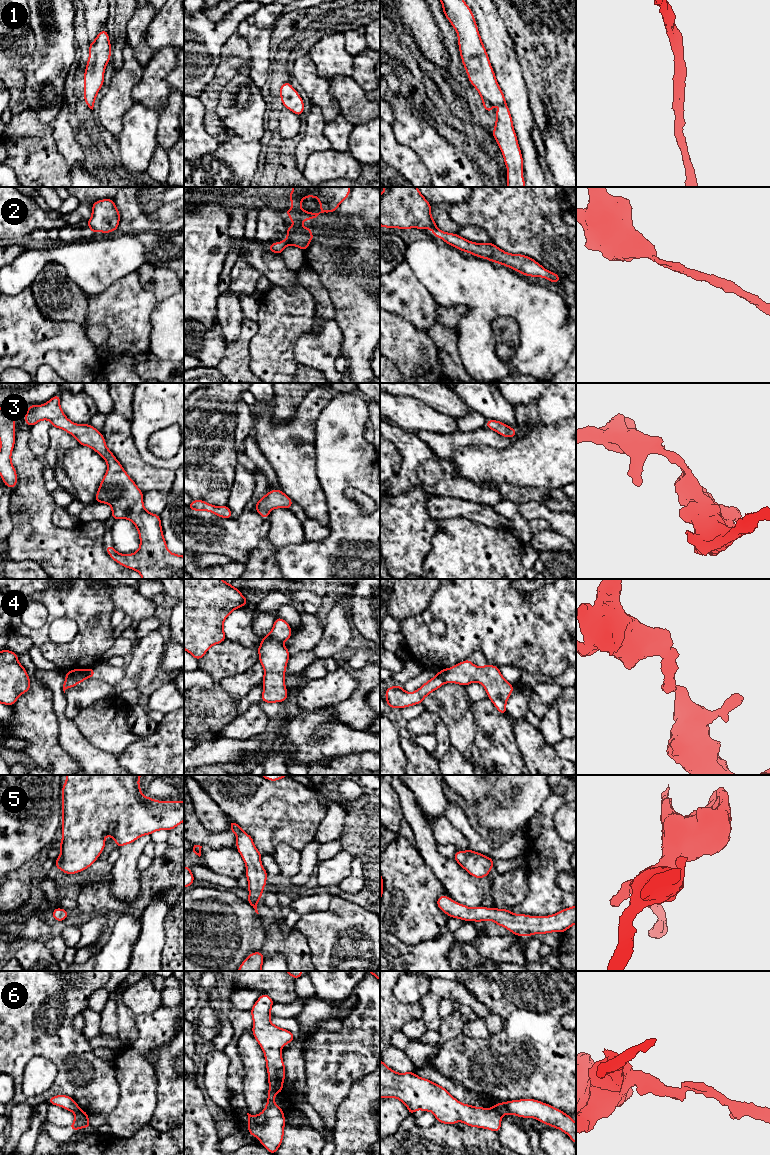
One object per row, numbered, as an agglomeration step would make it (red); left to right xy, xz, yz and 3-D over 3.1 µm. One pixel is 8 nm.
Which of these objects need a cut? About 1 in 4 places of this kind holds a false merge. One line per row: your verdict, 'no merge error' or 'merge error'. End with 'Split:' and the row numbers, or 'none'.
1: no merge error
2: merge error
3: no merge error
4: merge error
5: no merge error
6: merge error
Split: 2, 4, 6

